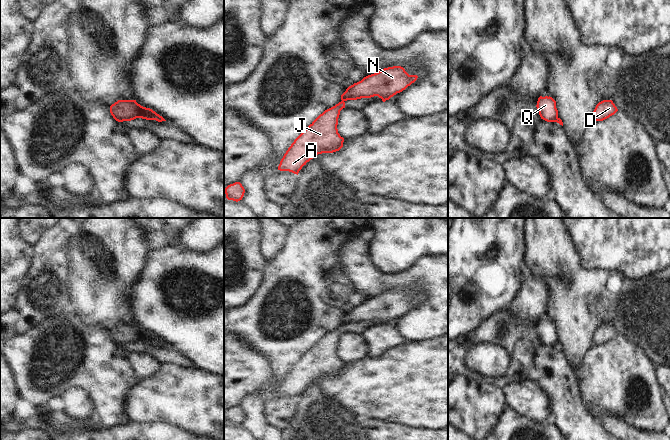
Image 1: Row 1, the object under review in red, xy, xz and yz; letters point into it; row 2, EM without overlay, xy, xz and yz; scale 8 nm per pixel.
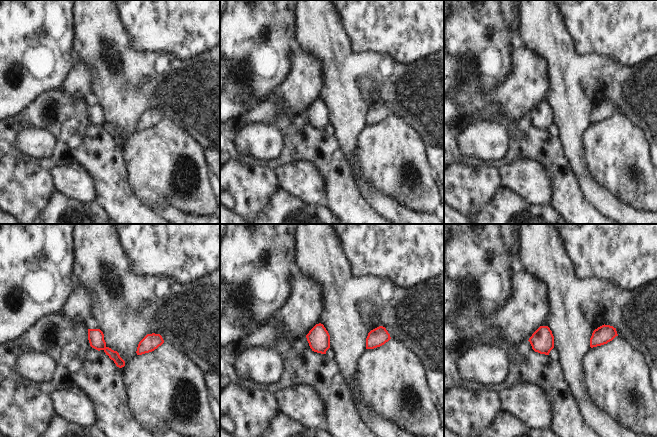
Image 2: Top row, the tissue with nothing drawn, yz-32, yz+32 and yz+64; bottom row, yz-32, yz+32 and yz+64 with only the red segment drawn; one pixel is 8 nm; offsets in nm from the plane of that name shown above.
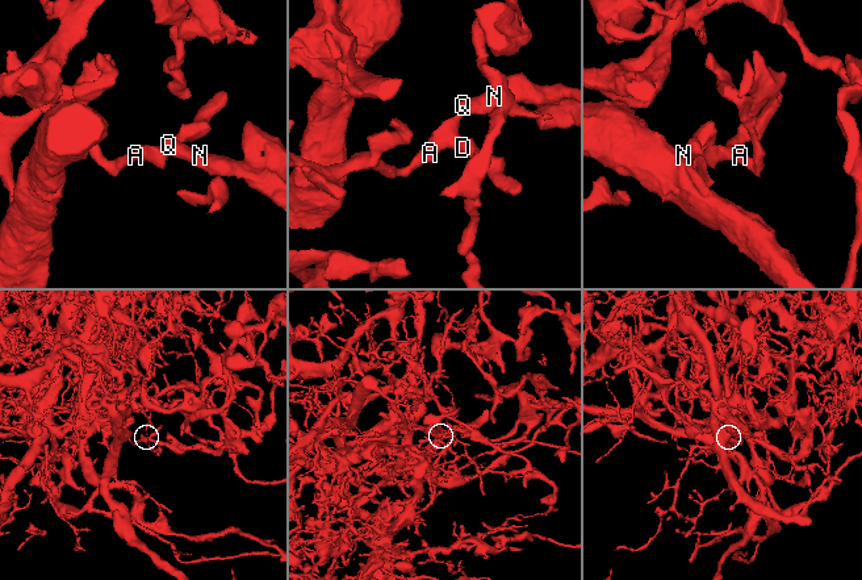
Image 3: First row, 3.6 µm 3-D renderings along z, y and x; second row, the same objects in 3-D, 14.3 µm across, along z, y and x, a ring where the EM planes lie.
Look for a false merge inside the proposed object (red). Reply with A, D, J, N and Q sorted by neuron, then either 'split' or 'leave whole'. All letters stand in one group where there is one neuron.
A D J / N Q | split

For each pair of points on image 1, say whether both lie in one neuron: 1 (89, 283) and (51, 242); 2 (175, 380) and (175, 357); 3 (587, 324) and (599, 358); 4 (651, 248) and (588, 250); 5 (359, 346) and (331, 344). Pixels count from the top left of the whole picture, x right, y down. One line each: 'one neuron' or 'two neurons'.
1: two neurons
2: two neurons
3: two neurons
4: one neuron
5: two neurons

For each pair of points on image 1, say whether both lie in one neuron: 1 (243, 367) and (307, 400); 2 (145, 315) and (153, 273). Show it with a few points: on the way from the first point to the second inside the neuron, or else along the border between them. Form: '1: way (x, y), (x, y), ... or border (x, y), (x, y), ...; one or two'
1: border (298, 399), (296, 409), (289, 421); two
2: way (151, 305), (153, 303), (153, 283); one

